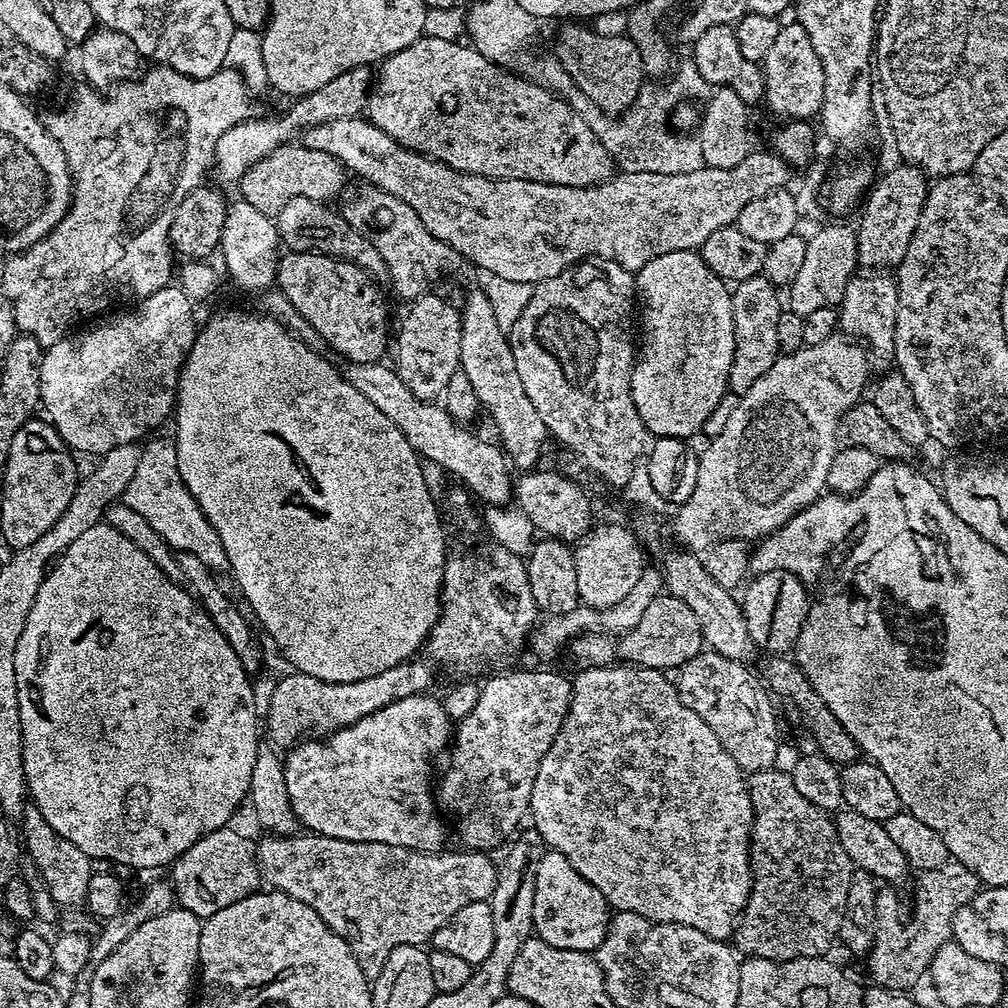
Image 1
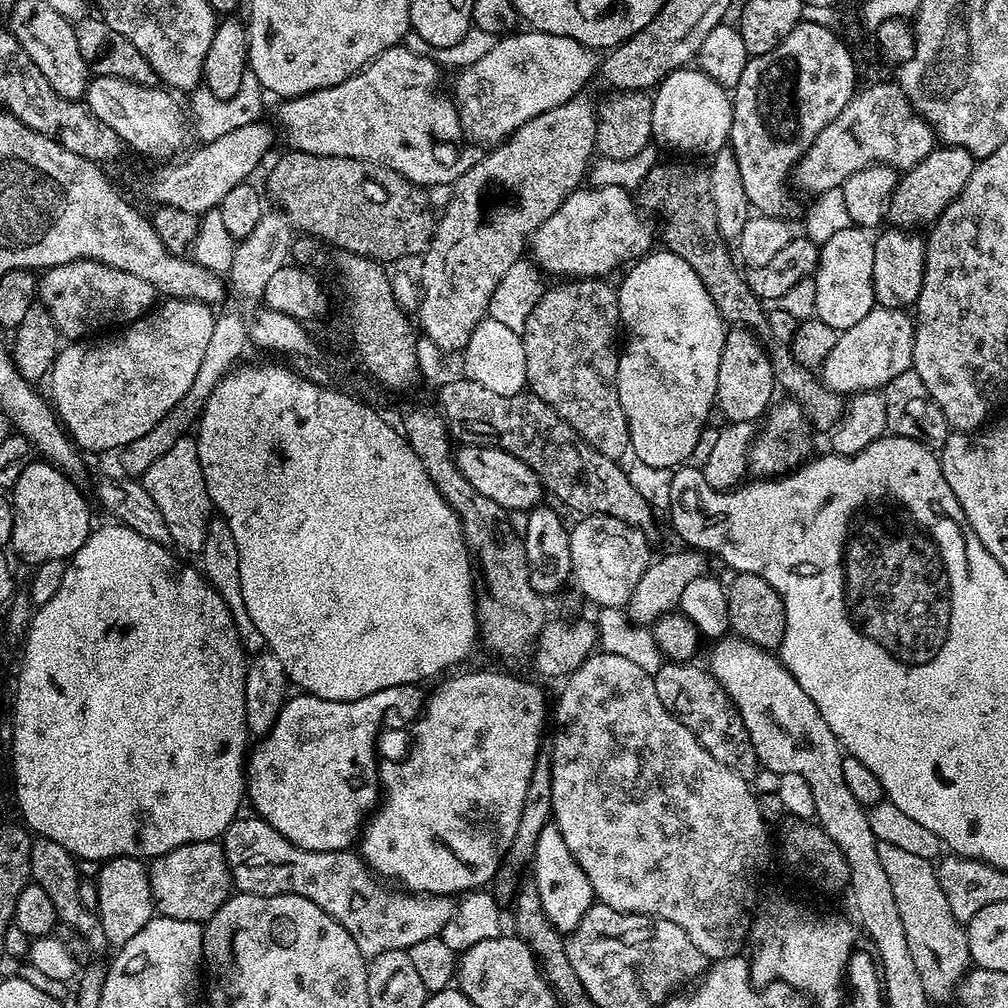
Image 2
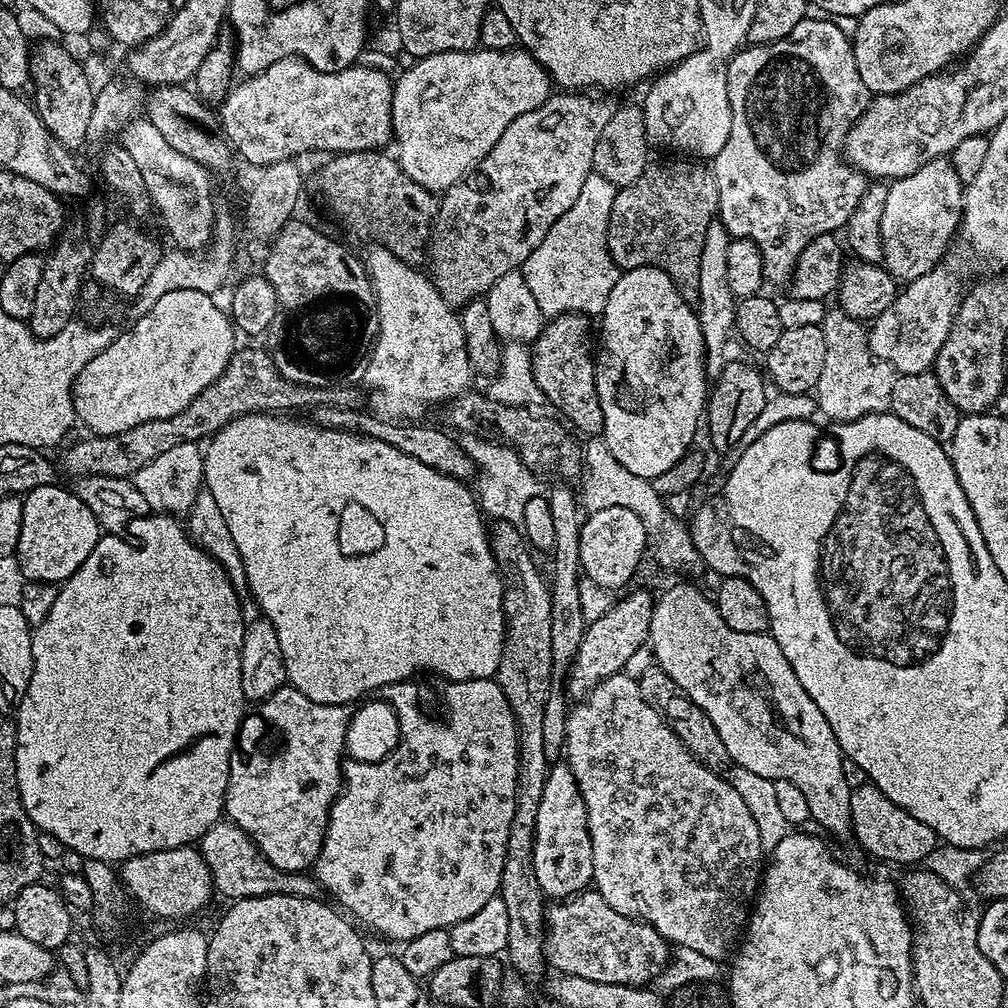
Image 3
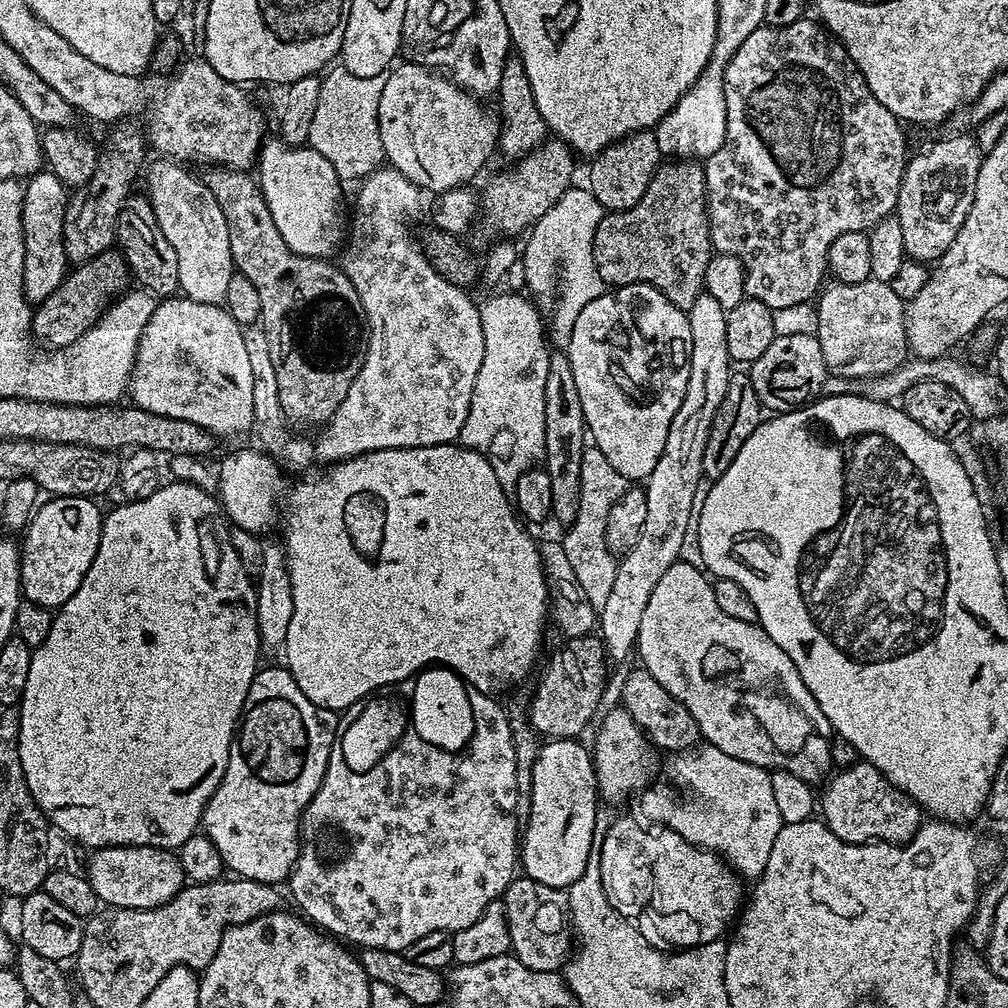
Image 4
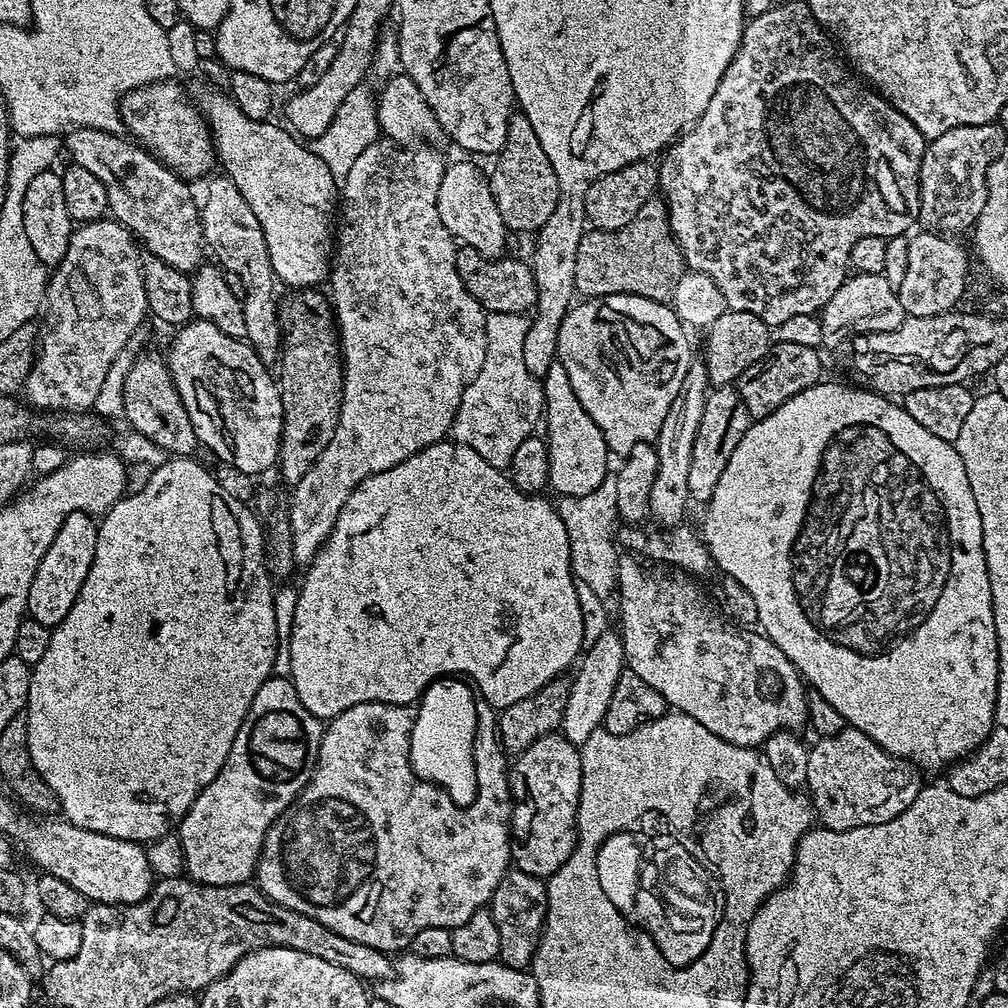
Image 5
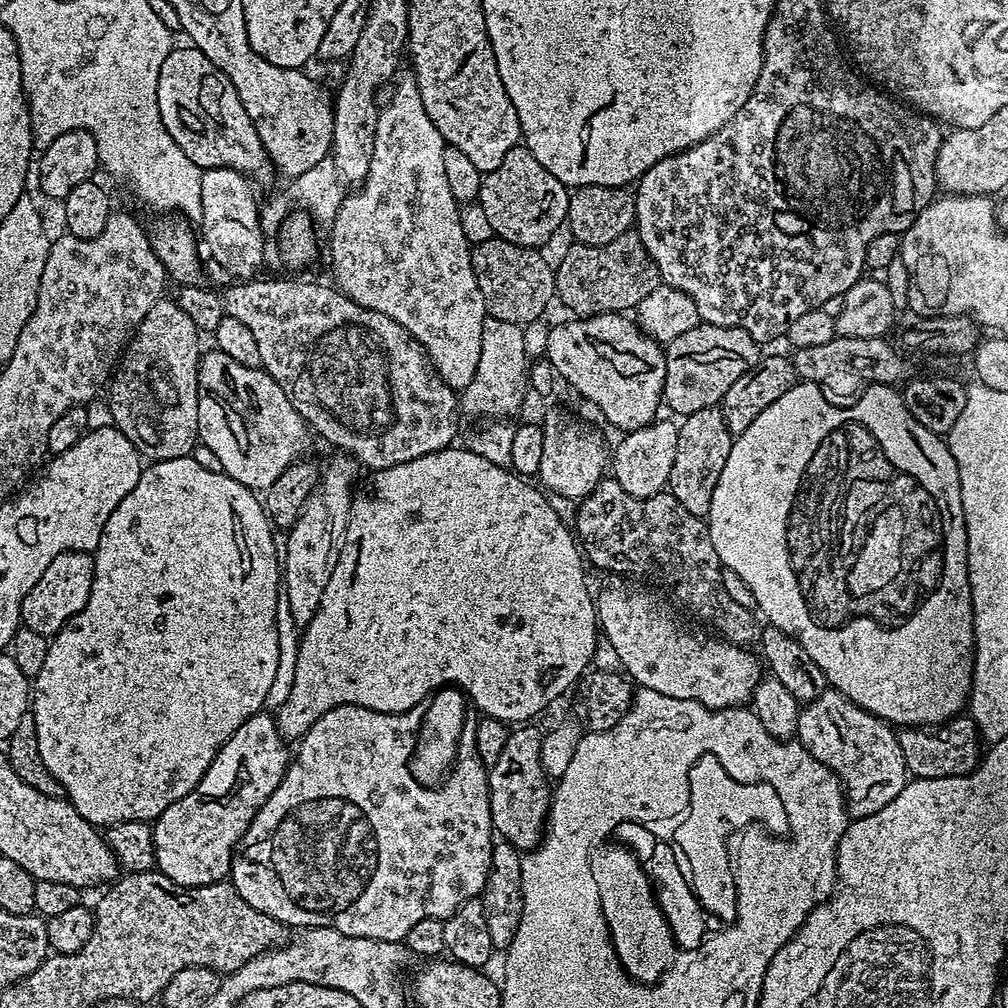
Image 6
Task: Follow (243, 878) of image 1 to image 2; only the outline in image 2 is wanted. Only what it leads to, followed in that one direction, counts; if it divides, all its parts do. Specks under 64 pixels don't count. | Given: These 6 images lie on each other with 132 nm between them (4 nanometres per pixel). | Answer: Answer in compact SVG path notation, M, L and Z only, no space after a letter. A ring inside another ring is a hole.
M215 840L178 846L155 857L148 874L155 911L170 918L207 922L228 901L234 888L223 843Z

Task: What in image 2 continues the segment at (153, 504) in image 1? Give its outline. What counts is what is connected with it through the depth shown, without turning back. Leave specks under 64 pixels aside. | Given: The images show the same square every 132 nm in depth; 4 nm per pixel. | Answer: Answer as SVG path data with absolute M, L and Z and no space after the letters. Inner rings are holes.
M184 435L146 470L142 483L151 498L154 498L159 513L166 518L167 529L172 535L172 544L177 549L199 554L206 542L210 517L213 515L212 500L206 490L206 478L202 478L202 466L198 462L198 446L191 435Z

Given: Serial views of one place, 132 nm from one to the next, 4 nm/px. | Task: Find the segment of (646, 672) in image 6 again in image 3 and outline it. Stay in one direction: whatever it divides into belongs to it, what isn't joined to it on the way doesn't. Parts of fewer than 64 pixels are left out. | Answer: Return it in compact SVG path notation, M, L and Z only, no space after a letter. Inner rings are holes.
M676 584L655 601L651 648L656 655L655 663L670 674L680 689L708 715L710 722L714 722L714 728L726 745L729 761L735 767L754 770L754 774L762 774L762 778L767 780L794 782L806 797L815 823L820 823L832 836L847 837L851 833L850 798L853 788L846 782L846 774L842 774L842 762L846 757L834 738L834 730L830 730L830 722L826 722L814 698L802 690L798 674L794 674L786 654L782 654L782 646L778 646L771 634L742 634L730 630L709 597L707 600L692 584Z

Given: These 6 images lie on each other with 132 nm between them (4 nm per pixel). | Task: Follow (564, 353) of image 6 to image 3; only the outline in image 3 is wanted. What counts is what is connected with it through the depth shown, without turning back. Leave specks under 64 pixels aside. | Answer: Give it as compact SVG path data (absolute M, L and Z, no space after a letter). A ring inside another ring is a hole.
M629 268L621 271L617 285L610 292L609 301L606 302L605 310L598 321L600 321L600 344L598 340L598 355L595 357L595 362L598 402L602 402L602 414L604 415L603 440L610 448L610 454L614 454L618 462L622 466L626 466L626 470L652 481L660 474L670 471L672 466L684 459L689 449L693 447L692 439L696 436L696 427L699 424L701 427L702 417L706 412L706 401L710 395L710 377L706 371L704 339L697 309L685 302L680 289L674 286L672 279L661 268Z

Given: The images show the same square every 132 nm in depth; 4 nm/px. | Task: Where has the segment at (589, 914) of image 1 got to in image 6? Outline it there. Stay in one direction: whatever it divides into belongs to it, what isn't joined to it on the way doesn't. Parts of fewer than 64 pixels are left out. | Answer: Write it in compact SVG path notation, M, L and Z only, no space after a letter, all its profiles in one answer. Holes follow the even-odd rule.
M516 726L506 738L506 746L502 746L502 754L498 754L498 762L488 769L488 797L490 798L490 814L495 835L503 843L512 844L517 850L532 850L541 843L548 818L548 806L552 803L549 777L542 770L542 732L532 726Z

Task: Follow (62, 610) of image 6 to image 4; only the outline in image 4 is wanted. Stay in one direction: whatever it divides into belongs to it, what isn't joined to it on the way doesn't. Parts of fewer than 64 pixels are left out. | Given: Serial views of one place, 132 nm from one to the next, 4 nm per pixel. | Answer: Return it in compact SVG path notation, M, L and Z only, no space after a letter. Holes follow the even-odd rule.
M53 496L45 499L32 513L32 520L22 533L20 548L20 591L23 599L34 602L43 608L57 609L82 586L82 578L86 578L86 570L90 570L90 562L94 562L94 554L98 554L100 531L104 525L102 511L95 499L86 496Z

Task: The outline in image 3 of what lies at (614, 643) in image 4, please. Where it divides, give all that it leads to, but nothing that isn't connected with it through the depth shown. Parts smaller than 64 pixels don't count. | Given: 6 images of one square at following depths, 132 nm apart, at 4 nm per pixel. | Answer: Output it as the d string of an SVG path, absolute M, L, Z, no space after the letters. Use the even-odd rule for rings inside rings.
M713 222L706 232L706 246L702 246L702 258L698 270L698 315L700 329L704 339L706 353L706 371L709 377L719 376L726 363L724 347L728 344L728 335L731 337L736 322L736 306L738 297L730 290L730 278L726 272L726 258L730 254L733 237L728 235L724 225Z

